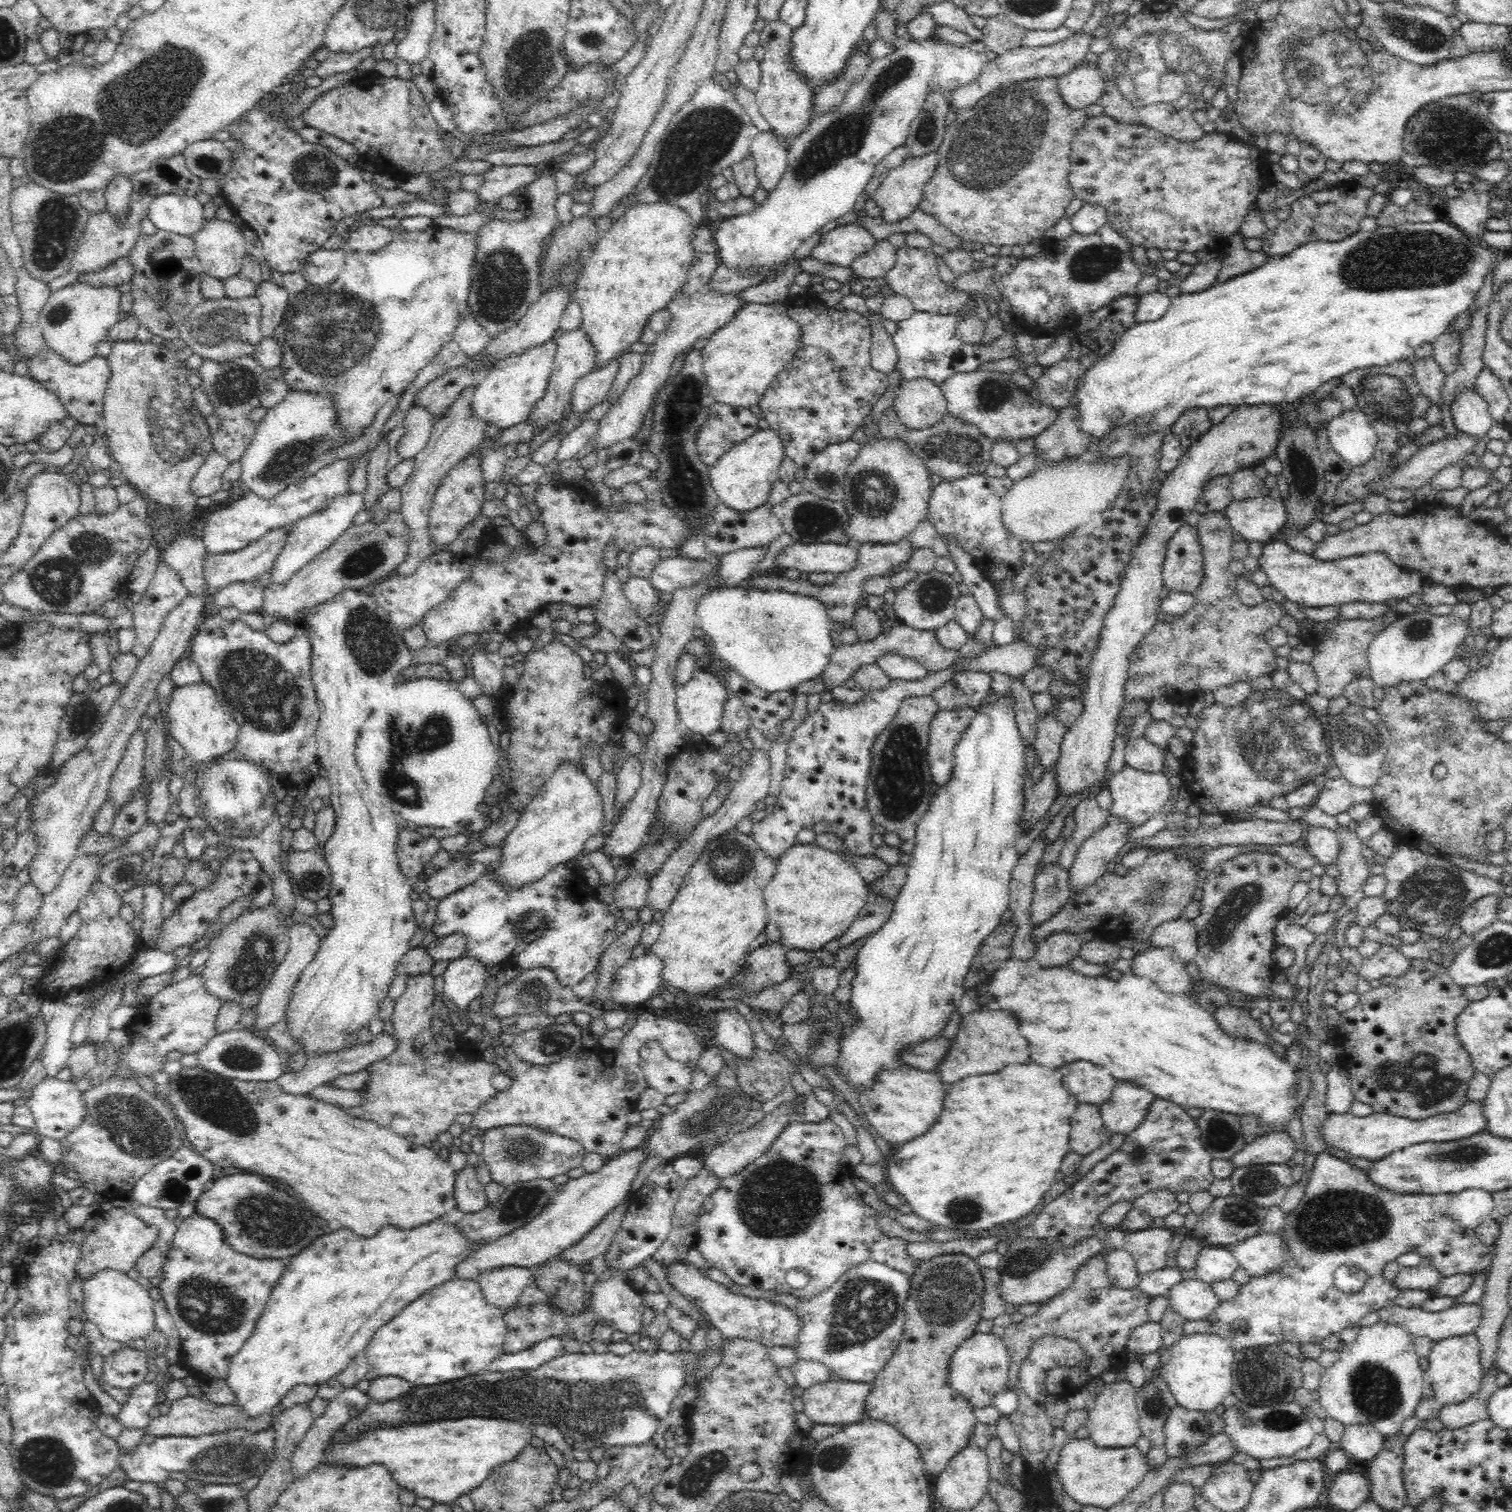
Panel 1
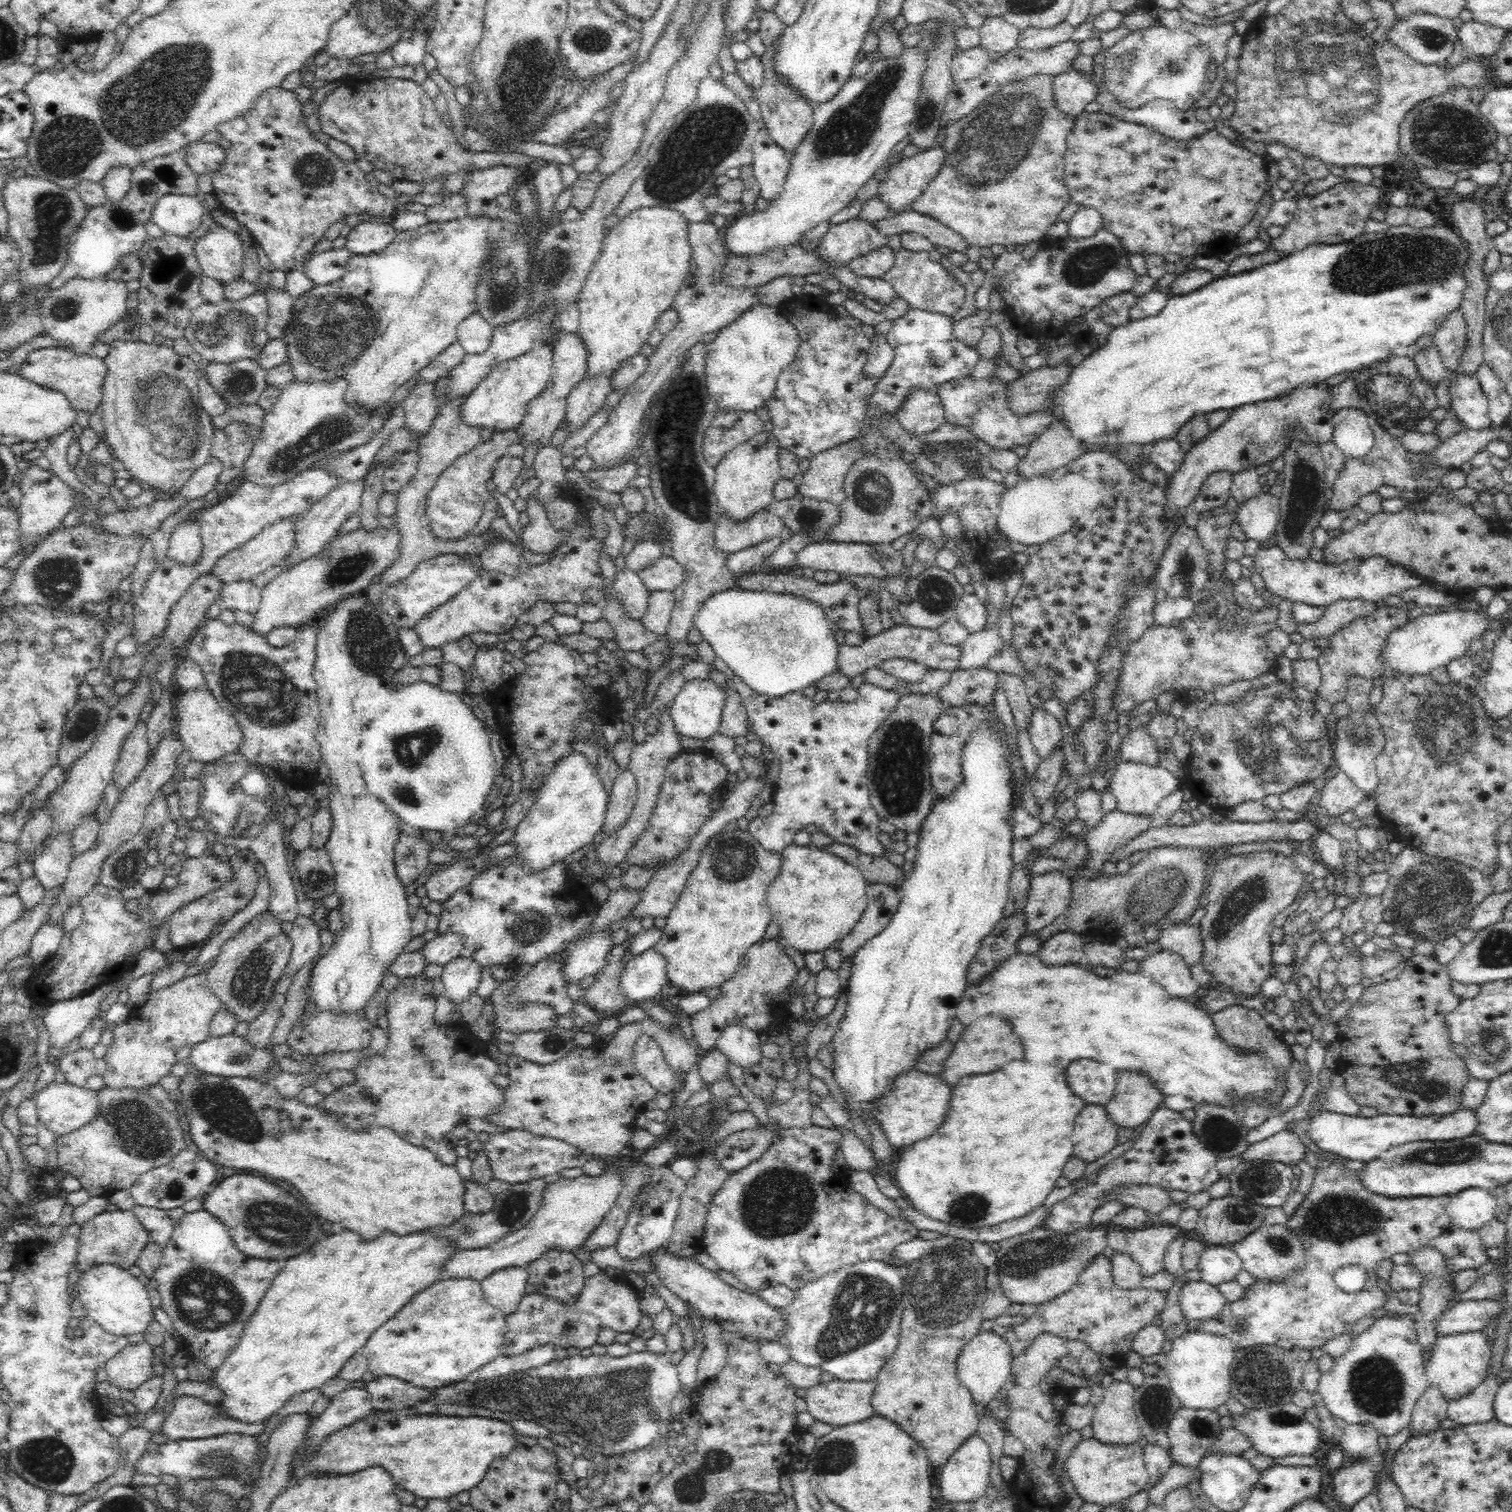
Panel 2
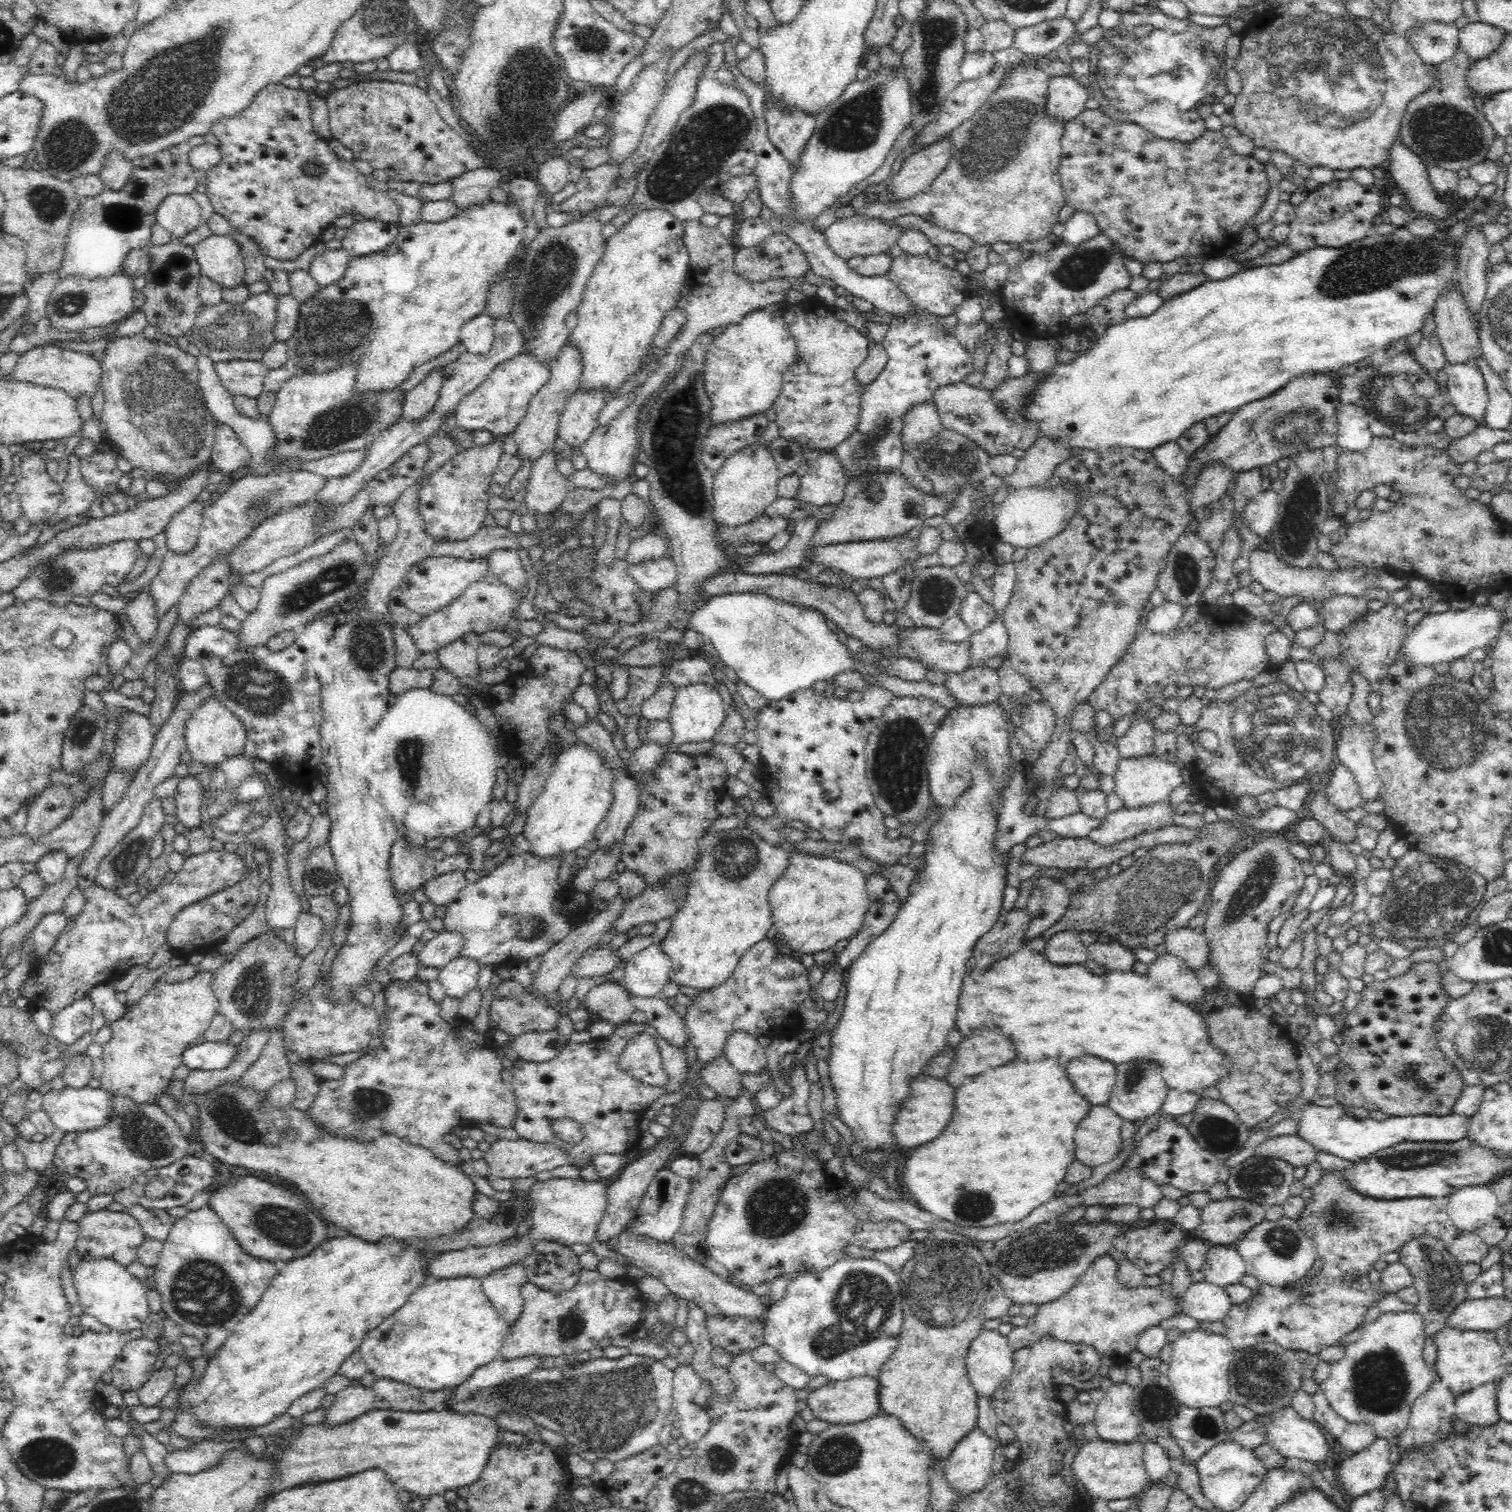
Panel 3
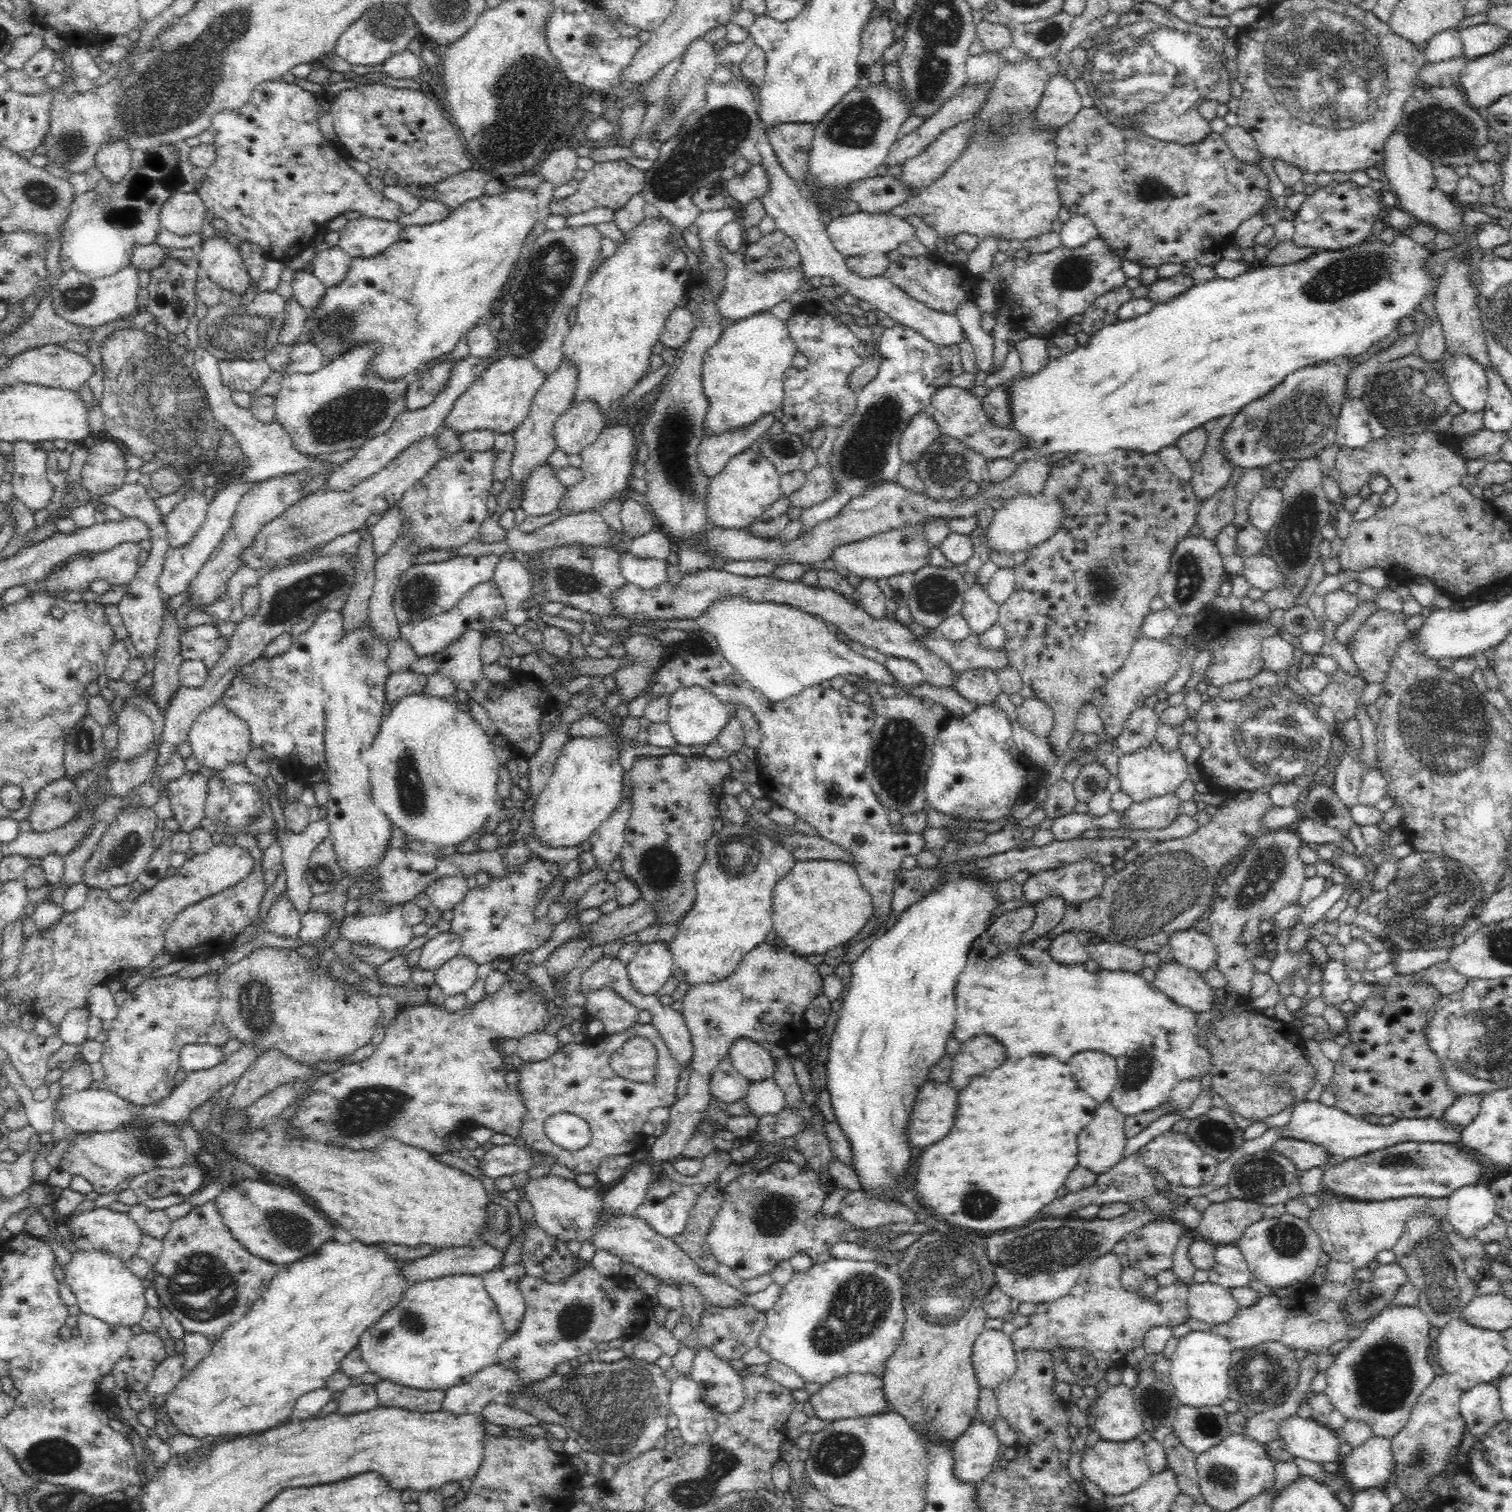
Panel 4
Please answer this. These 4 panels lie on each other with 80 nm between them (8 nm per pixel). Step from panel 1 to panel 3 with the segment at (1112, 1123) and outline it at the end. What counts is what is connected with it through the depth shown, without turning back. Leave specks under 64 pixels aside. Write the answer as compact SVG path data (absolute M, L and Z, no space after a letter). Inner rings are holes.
M1126 1062L1118 1066L1118 1082L1112 1090L1107 1106L1120 1116L1122 1121L1137 1122L1161 1111L1166 1099L1168 1082L1163 1076L1164 1071L1156 1062Z

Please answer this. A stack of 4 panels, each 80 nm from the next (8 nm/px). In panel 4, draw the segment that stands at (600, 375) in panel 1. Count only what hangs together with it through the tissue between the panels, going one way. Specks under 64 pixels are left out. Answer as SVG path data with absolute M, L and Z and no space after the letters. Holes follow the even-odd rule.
M594 401L573 402L568 410L557 418L554 425L554 440L557 448L567 455L580 454L583 448L596 440L598 433L606 426L607 423L600 413L598 403Z

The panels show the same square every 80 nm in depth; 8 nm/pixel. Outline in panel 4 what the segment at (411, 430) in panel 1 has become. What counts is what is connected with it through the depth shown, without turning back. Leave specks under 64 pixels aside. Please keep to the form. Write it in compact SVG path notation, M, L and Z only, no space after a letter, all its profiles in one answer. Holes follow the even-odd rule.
M443 361L426 369L418 368L408 377L409 386L406 395L407 410L420 410L434 402L434 398L444 389L450 377L450 369L458 361Z

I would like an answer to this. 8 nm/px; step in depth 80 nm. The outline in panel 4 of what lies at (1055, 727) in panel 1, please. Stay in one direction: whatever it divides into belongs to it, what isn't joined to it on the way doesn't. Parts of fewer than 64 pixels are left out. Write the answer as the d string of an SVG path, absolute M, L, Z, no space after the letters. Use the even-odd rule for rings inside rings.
M1038 697L1024 699L1016 708L1020 725L1038 738L1047 738L1054 727L1054 714L1048 703Z

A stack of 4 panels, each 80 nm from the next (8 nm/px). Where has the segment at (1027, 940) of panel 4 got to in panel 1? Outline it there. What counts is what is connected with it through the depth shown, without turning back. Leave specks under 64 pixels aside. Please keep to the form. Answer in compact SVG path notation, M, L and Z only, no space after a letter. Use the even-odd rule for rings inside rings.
M1054 864L1046 865L1033 883L1030 921L1036 926L1050 920L1068 902L1069 872Z

